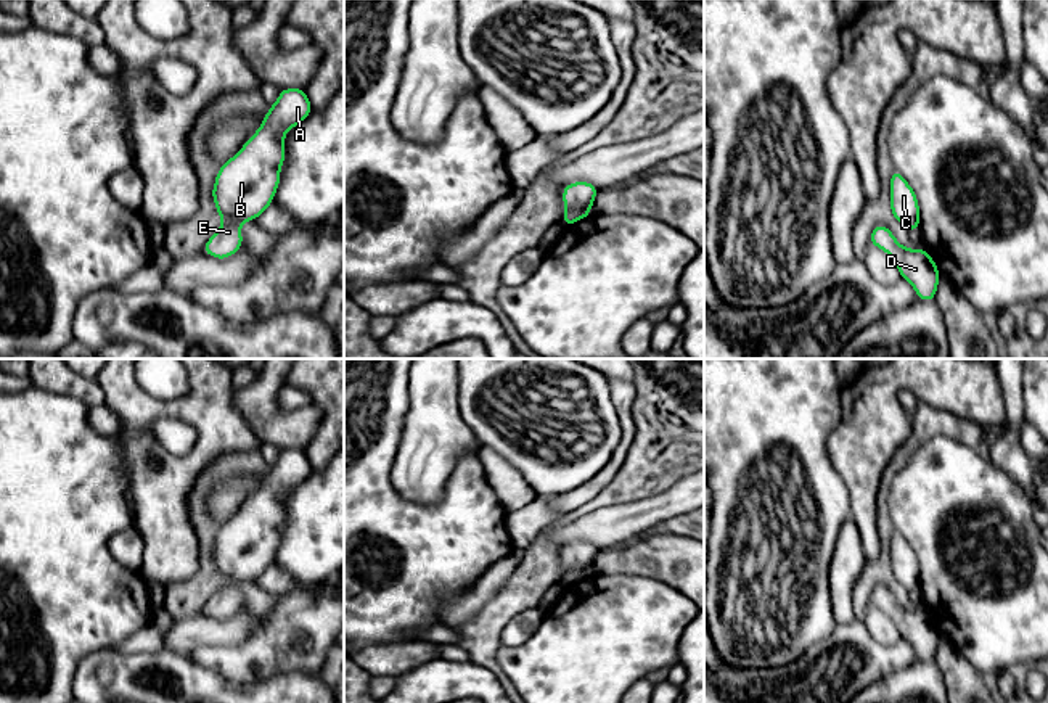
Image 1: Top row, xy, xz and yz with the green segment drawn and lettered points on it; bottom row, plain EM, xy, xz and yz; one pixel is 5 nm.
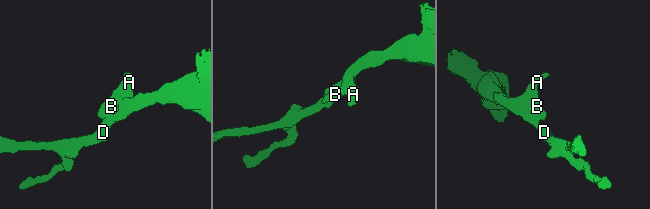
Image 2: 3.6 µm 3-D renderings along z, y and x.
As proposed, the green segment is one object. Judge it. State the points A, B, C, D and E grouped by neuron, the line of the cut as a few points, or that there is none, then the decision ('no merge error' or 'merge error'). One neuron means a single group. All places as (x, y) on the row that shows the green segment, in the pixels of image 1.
A B C D E; no cut; no merge error

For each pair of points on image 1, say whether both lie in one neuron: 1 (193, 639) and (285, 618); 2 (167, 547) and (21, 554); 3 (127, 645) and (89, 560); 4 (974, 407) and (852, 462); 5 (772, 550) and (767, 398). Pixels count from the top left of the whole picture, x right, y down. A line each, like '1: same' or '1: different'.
1: different
2: different
3: different
4: same
5: same

